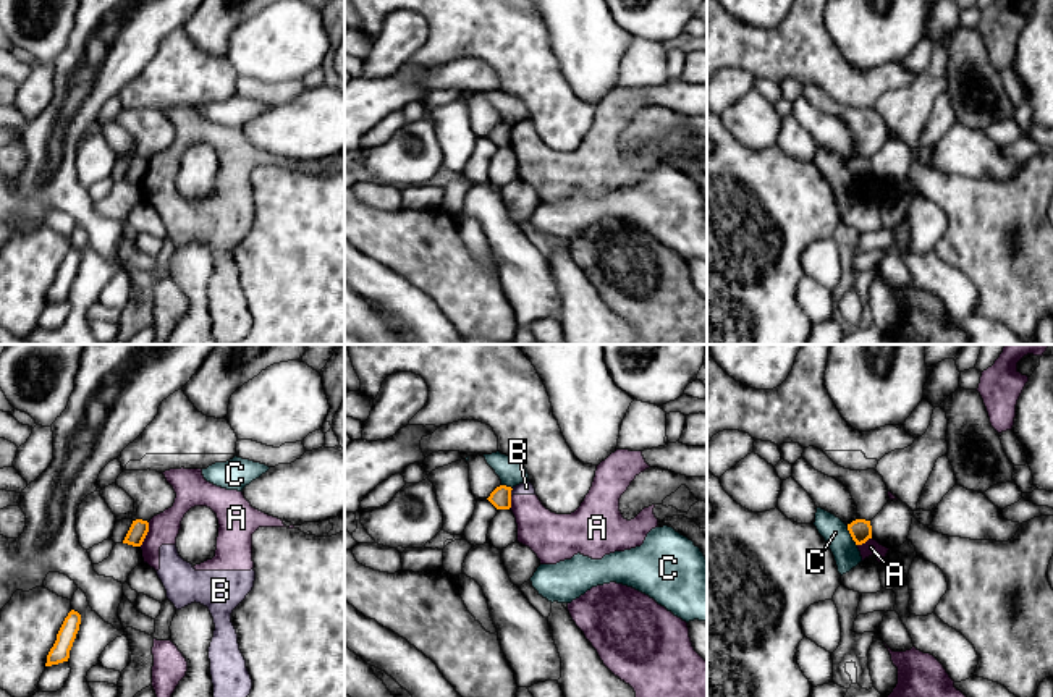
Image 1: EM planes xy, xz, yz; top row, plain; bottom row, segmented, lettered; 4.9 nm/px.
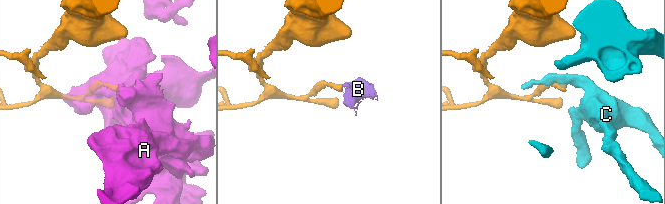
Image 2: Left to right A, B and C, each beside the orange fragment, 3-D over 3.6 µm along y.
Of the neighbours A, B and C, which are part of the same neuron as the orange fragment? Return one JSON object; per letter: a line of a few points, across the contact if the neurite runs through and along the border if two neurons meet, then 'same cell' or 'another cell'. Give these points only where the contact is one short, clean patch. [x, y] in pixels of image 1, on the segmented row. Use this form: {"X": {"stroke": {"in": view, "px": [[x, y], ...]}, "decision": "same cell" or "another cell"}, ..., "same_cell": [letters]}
{"A": {"decision": "another cell"}, "B": {"stroke": {"in": "xz", "px": [[513, 489], [510, 495]]}, "decision": "another cell"}, "C": {"decision": "another cell"}, "same_cell": []}

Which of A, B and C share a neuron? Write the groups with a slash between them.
A B / C

